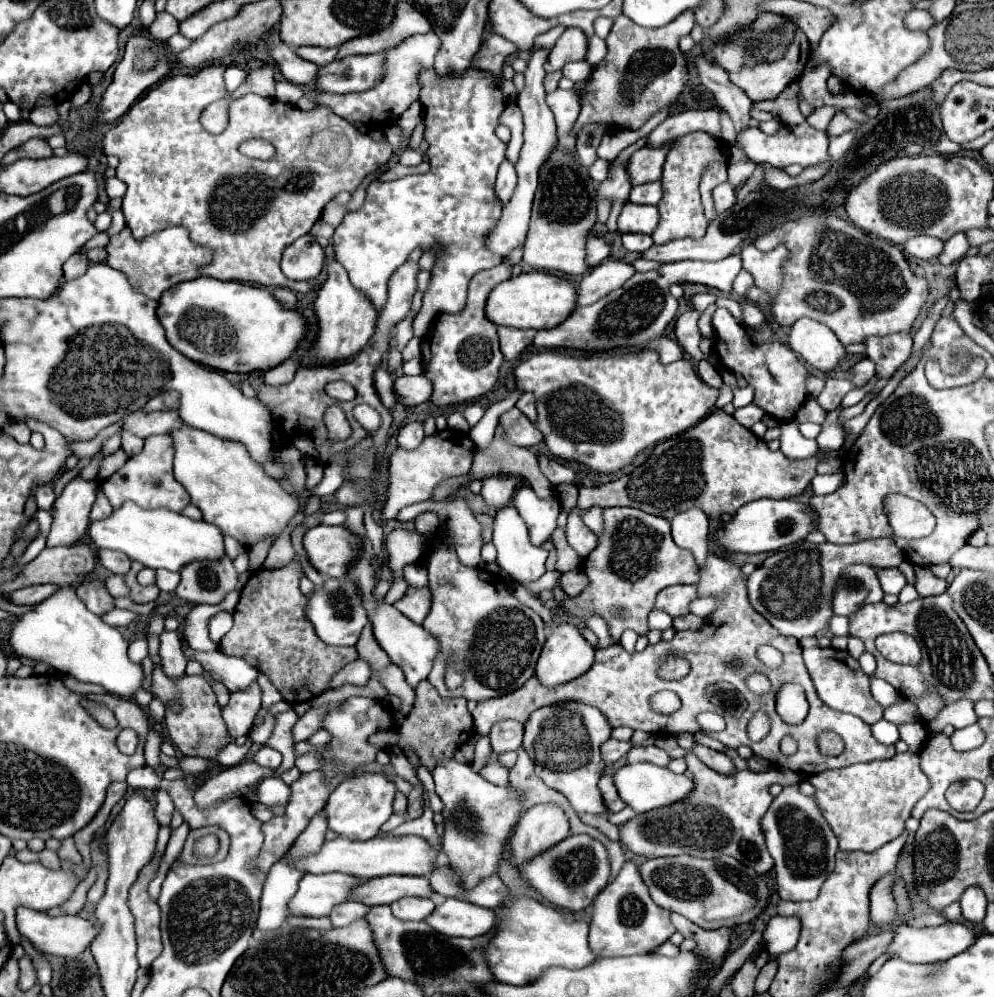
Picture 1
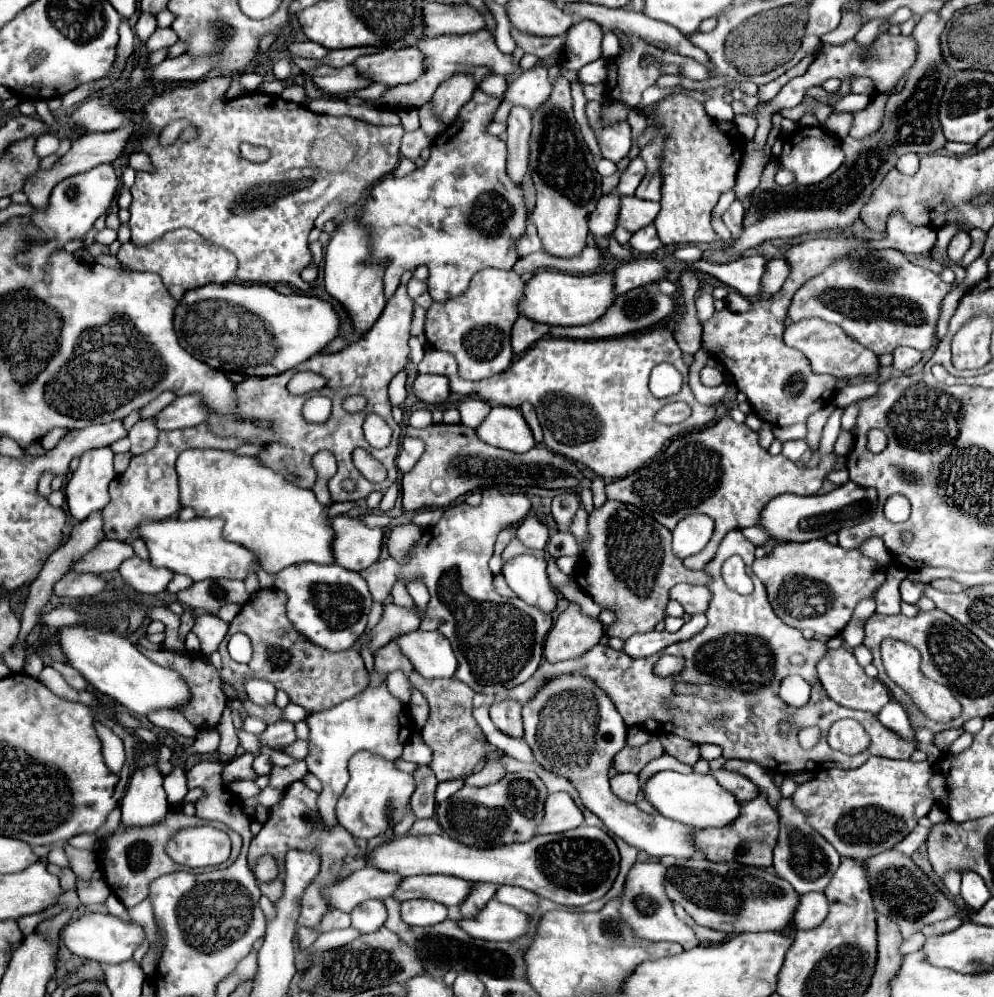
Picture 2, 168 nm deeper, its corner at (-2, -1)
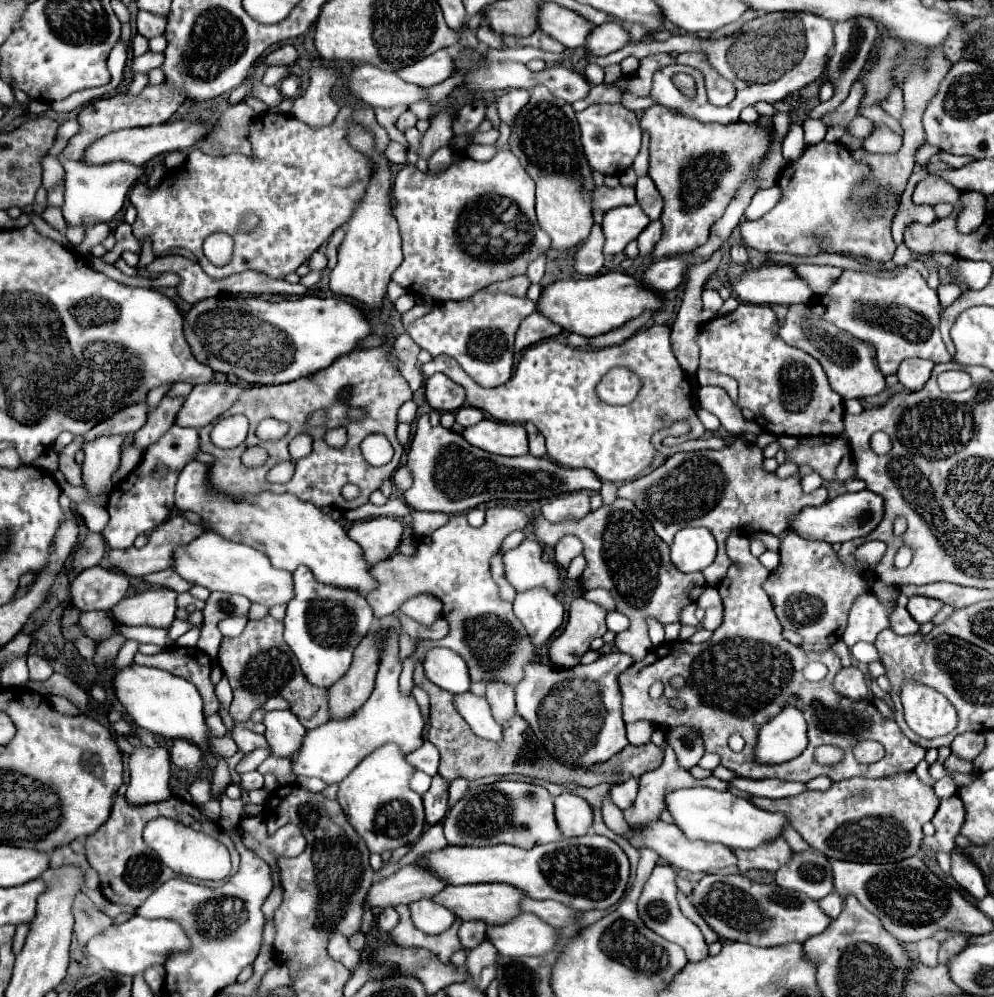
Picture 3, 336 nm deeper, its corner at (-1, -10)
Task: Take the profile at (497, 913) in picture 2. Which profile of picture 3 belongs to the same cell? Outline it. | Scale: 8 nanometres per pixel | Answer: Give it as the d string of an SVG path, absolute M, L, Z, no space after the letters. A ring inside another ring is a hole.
M522 914L506 926L492 926L486 936L502 956L510 958L544 956L554 950L558 942L558 930L536 914Z

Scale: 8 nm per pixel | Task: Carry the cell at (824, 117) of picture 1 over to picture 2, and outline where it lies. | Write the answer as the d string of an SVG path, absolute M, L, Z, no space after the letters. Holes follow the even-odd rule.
M833 111L828 119L821 124L821 127L843 139L843 137L847 137L847 129L851 127L851 113Z

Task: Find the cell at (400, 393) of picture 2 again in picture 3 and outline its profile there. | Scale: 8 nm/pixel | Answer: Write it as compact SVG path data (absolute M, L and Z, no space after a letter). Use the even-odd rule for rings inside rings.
M408 400L408 402L404 402L402 404L402 408L400 408L400 412L398 412L398 420L400 422L412 422L414 420L414 416L416 416L416 410L418 410L418 406L416 406L416 402L412 402L412 400Z

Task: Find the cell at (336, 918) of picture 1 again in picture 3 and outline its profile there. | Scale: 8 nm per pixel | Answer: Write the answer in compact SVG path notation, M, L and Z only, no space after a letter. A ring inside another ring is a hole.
M388 906L388 908L384 908L382 912L380 912L380 918L378 918L378 928L382 930L382 932L390 932L396 924L398 924L398 912L392 908L392 906Z

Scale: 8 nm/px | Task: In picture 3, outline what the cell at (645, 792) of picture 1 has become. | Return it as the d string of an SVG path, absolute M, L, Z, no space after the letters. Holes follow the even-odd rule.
M682 788L682 790L670 792L670 796L666 796L666 804L676 824L684 830L688 838L718 842L728 848L740 848L740 850L752 850L766 842L776 840L778 836L782 836L784 828L790 824L790 818L786 814L760 810L750 800L738 798L728 790L718 792L712 788Z

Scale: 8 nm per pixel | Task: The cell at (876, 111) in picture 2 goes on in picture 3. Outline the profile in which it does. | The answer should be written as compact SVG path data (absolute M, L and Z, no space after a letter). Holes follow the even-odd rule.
M878 124L878 130L874 130L874 134L870 134L870 138L862 142L864 150L880 152L880 154L894 154L900 150L900 146L902 146L902 138L894 134L886 124Z

